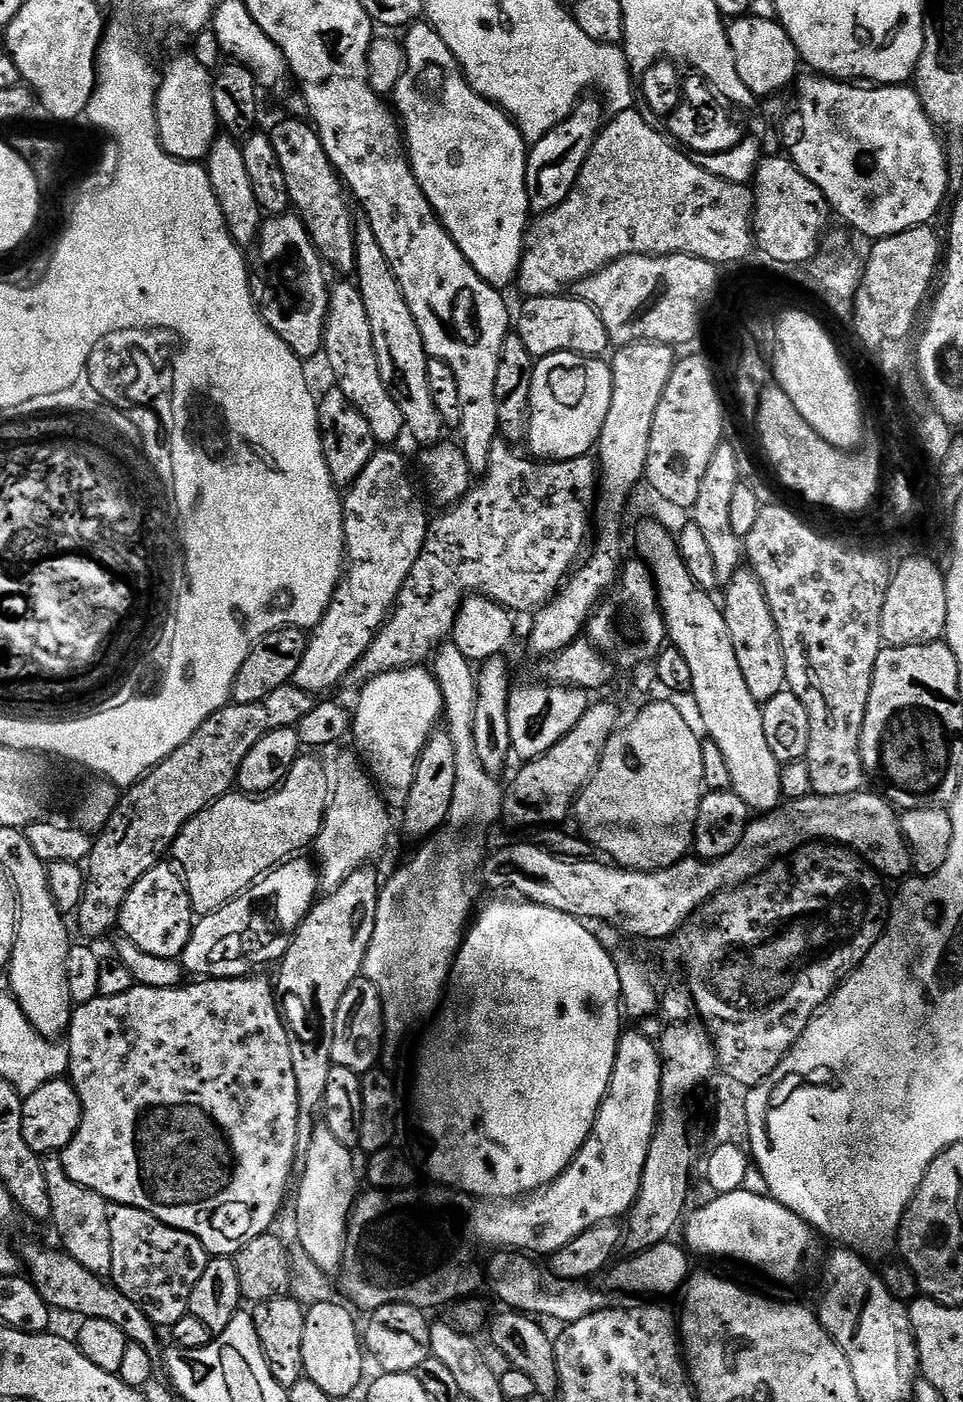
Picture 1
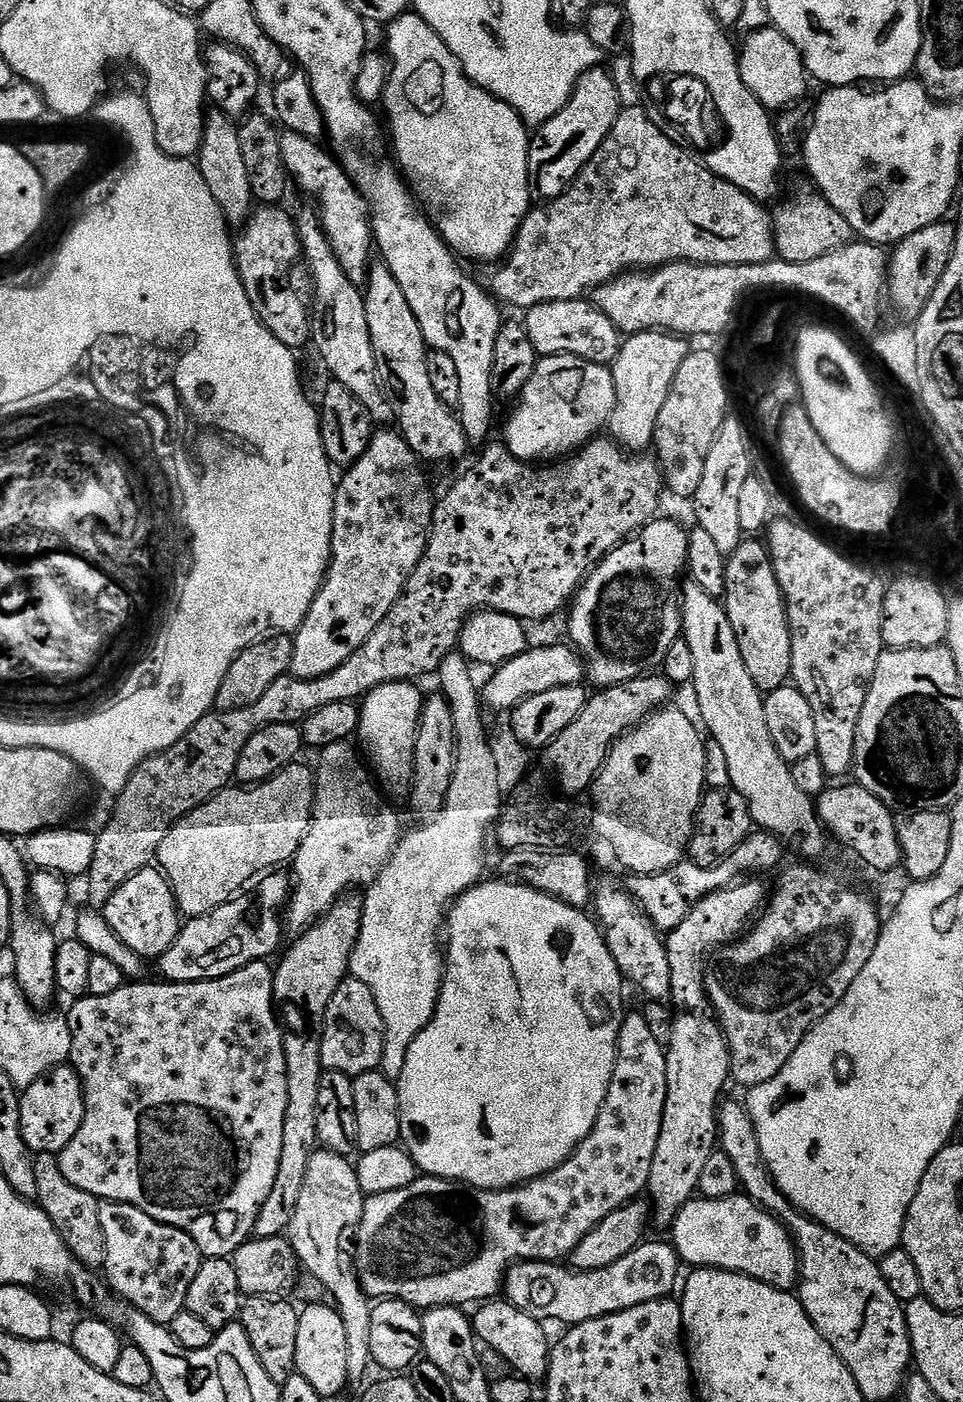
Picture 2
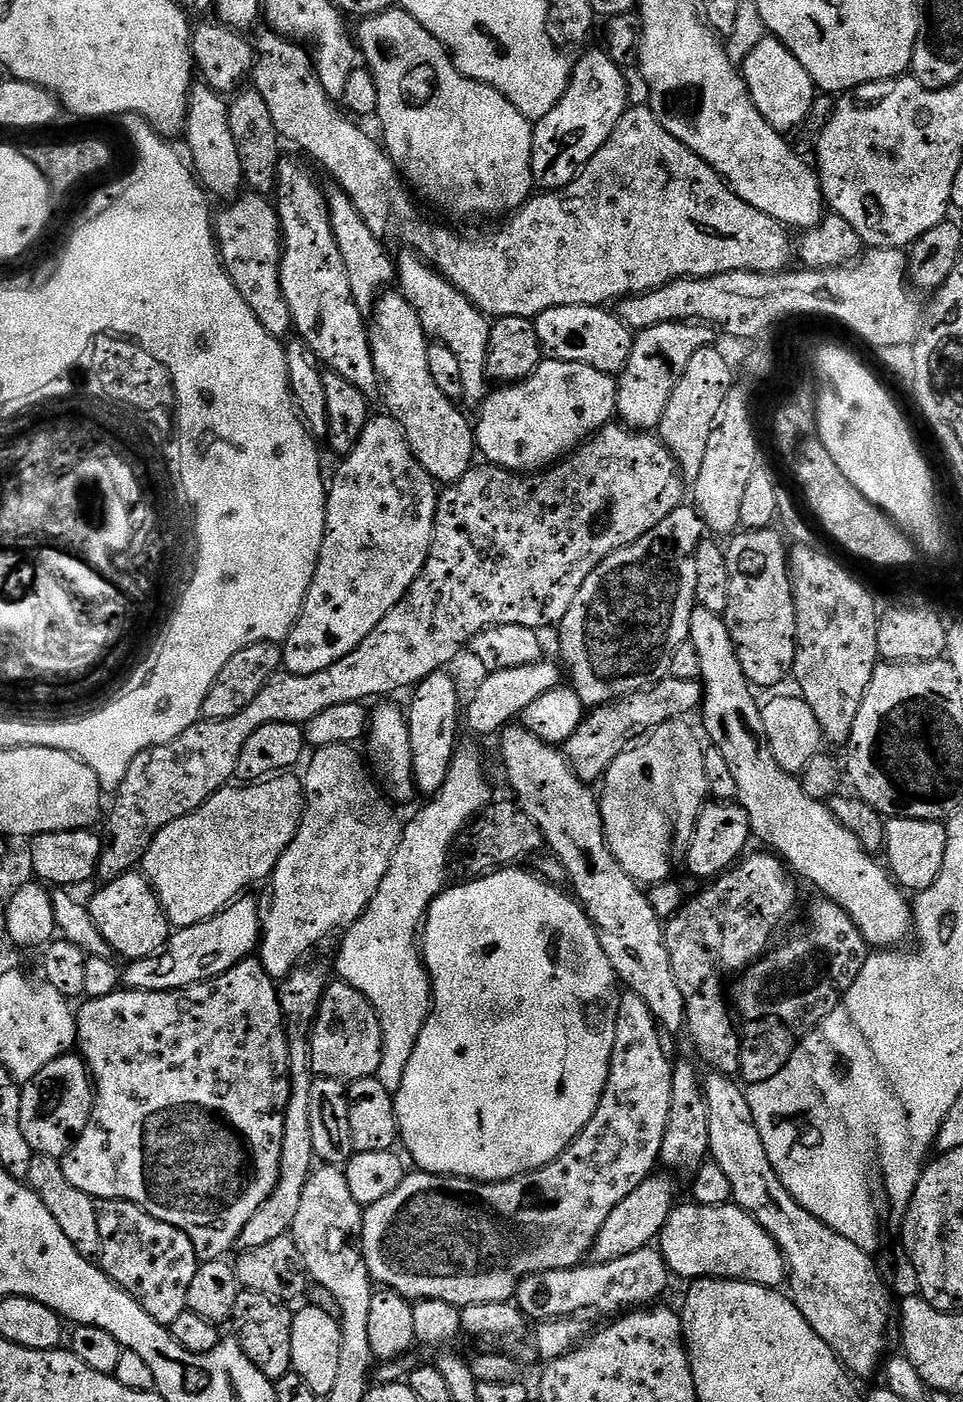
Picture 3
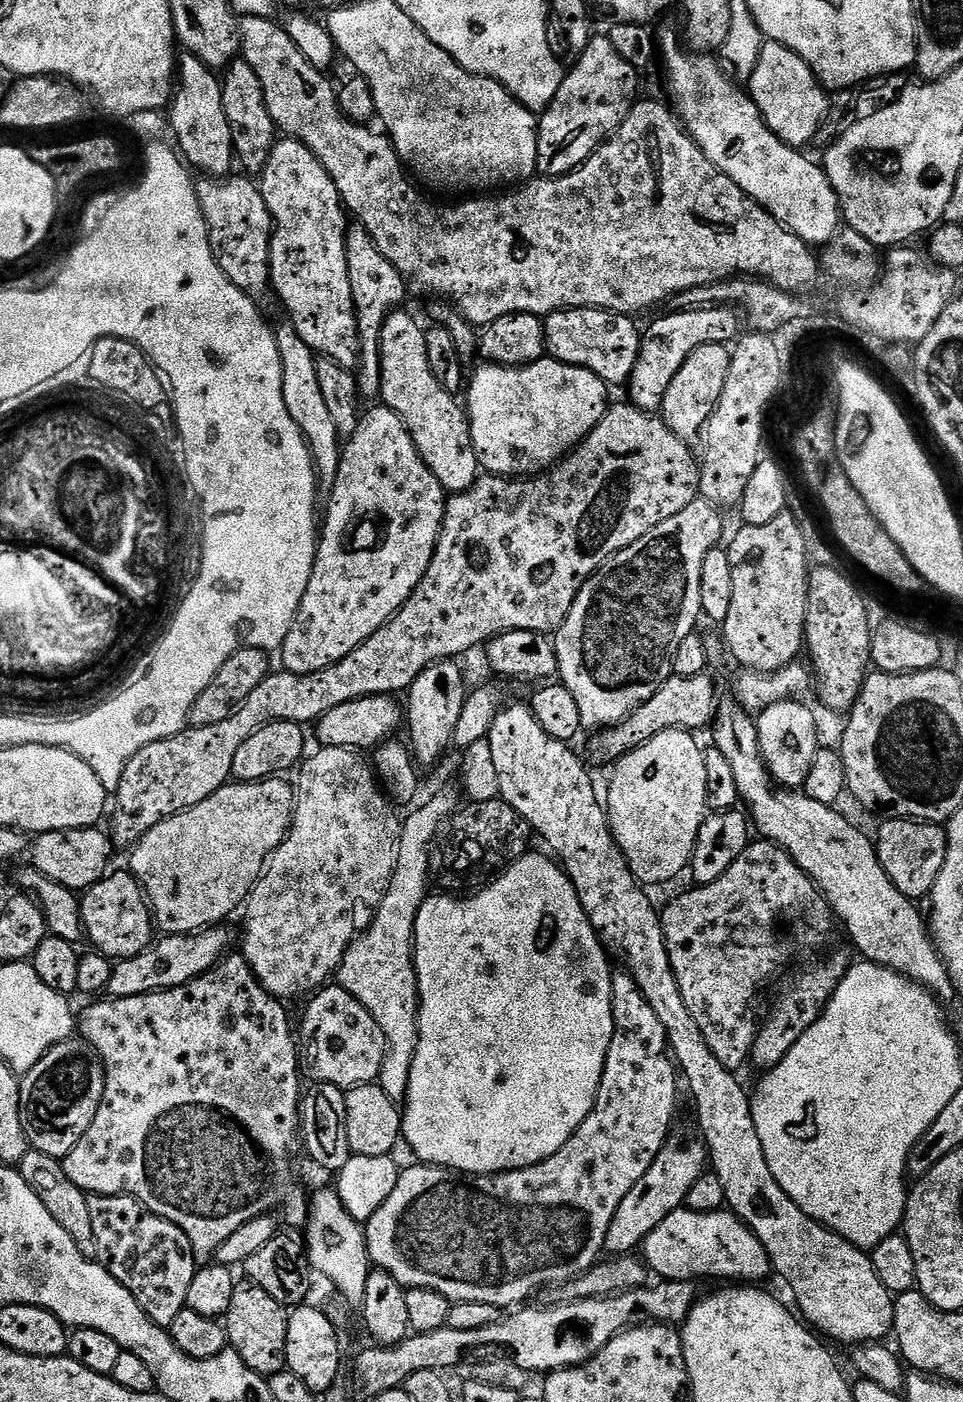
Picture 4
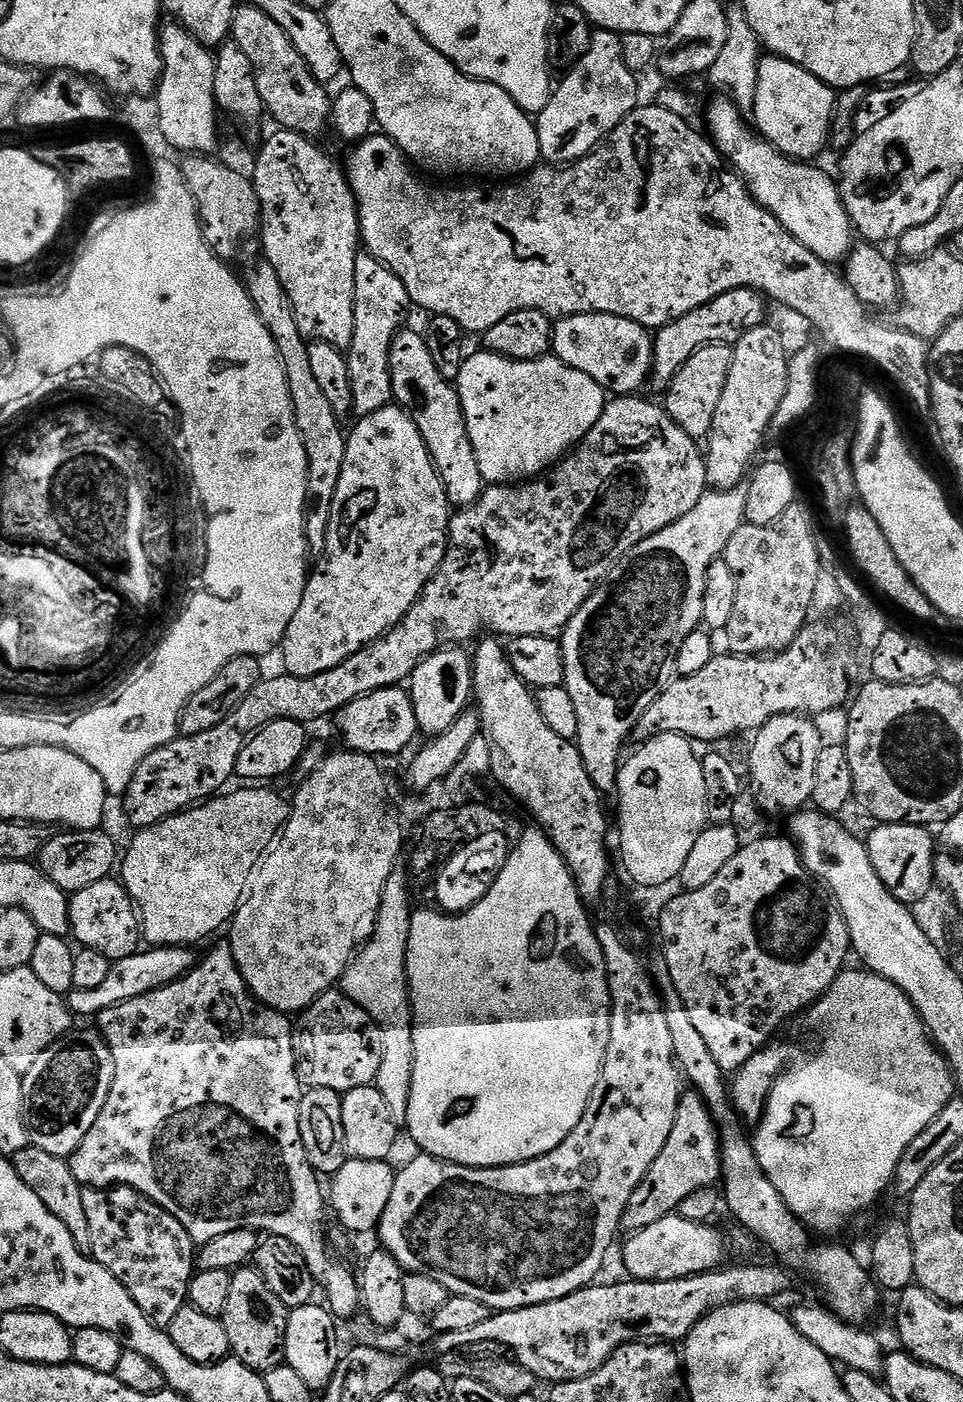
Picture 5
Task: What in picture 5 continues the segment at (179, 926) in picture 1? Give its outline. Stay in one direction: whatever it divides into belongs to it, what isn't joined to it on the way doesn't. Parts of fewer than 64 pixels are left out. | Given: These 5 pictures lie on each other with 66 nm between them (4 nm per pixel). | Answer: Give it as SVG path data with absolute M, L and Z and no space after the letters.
M119 879L94 882L94 886L86 886L86 890L71 893L68 909L72 923L71 935L76 936L77 945L98 950L112 961L130 958L141 947L140 913Z

